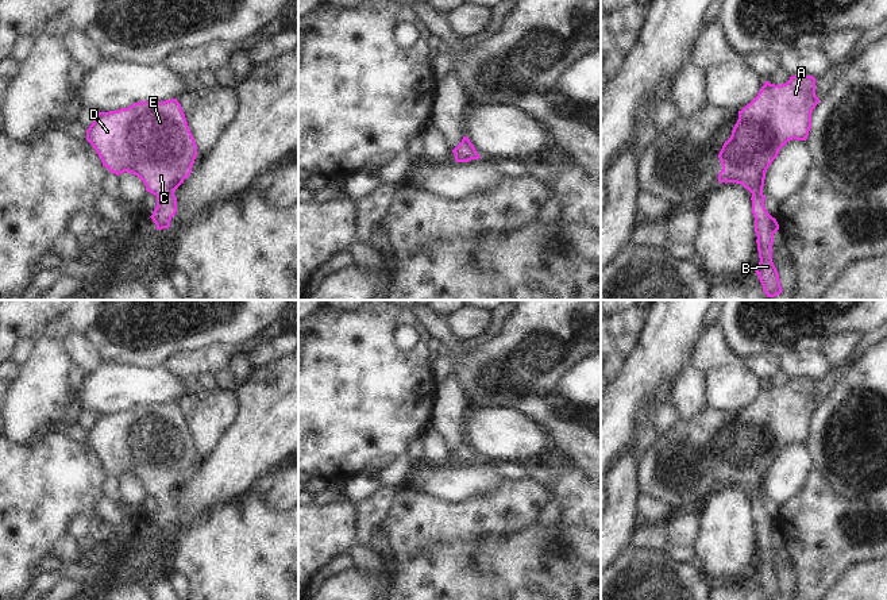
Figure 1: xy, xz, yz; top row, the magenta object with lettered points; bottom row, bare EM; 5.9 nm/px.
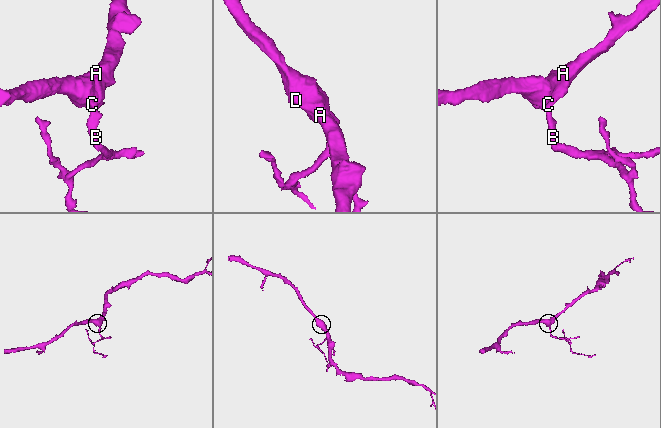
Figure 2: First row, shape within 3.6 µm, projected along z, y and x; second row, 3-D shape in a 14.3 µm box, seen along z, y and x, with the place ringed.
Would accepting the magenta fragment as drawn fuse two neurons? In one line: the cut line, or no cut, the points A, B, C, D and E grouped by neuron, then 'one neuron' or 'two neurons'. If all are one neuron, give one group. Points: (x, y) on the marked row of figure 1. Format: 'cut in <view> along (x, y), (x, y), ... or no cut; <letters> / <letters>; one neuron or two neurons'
no cut; A B C D E; one neuron

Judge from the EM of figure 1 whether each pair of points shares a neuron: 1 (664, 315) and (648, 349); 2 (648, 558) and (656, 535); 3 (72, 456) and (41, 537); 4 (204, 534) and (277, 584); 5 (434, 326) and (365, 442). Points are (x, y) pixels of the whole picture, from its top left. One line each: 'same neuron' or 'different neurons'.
1: same neuron
2: different neurons
3: same neuron
4: same neuron
5: different neurons

